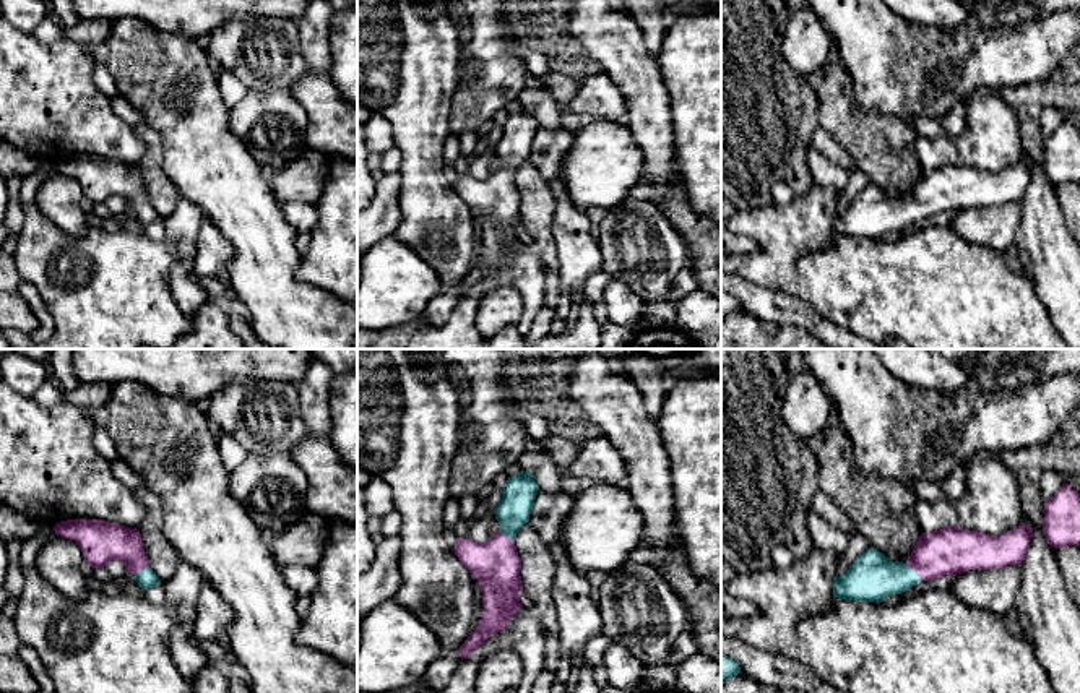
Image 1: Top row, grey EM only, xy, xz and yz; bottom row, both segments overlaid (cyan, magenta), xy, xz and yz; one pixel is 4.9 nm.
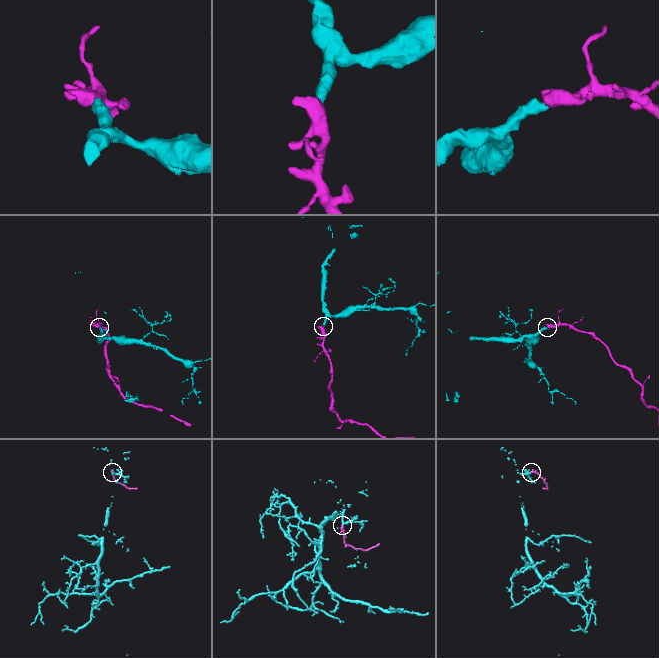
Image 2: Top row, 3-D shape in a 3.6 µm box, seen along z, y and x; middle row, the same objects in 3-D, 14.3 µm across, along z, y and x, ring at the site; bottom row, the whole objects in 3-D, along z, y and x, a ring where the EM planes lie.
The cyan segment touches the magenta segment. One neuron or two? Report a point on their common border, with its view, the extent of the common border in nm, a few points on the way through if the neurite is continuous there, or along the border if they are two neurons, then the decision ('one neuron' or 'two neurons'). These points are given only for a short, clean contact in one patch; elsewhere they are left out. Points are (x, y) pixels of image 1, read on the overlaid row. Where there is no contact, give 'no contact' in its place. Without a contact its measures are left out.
meets cyan in yz at (915, 572); contact 120 nm long; runs through yz (872, 576), (903, 576), (915, 572), (936, 554), (952, 550); one neuron

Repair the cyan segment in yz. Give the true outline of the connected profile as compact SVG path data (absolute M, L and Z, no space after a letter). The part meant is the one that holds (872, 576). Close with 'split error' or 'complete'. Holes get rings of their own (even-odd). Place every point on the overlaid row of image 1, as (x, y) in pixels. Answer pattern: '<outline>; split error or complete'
M1025 523L1000 536L953 524L922 532L905 563L892 562L870 547L843 576L835 576L833 596L845 600L882 602L892 594L903 594L921 581L970 570L1022 565L1031 537L1033 527Z; split error

